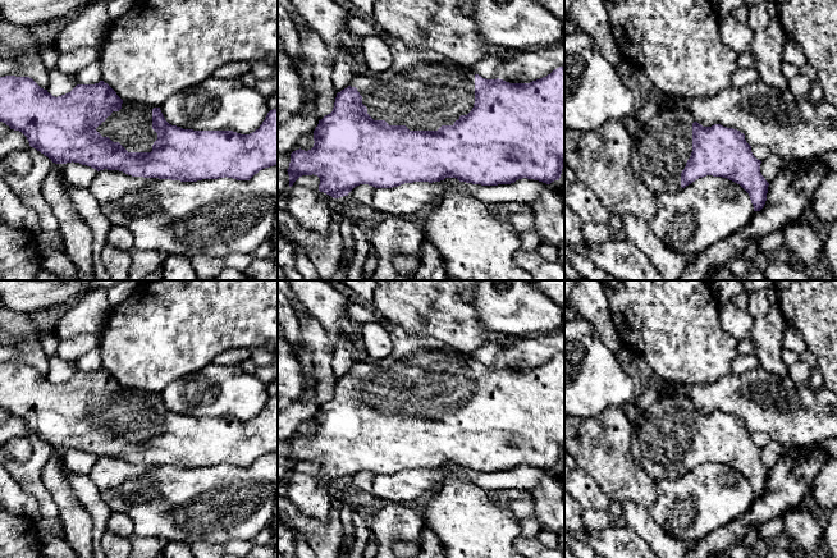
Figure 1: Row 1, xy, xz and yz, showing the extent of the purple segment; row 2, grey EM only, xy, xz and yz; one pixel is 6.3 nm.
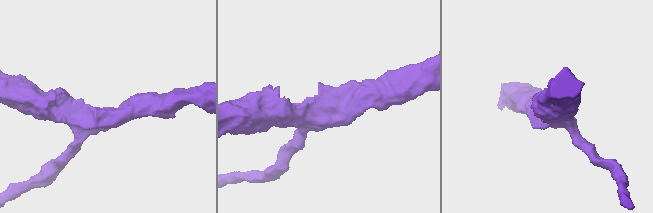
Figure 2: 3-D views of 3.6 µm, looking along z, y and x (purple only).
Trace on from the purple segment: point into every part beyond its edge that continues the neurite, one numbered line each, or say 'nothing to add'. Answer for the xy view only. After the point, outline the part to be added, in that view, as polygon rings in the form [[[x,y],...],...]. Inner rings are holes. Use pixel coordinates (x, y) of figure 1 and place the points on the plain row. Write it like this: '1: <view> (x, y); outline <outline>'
1: xy (132, 412); outline [[[123,388],[119,398],[113,398],[96,417],[113,429],[119,429],[128,439],[151,439],[157,426],[152,416],[152,393]]]

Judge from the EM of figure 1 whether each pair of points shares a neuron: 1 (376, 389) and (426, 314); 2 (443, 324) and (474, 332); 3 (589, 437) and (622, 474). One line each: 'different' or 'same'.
1: different
2: same
3: same

